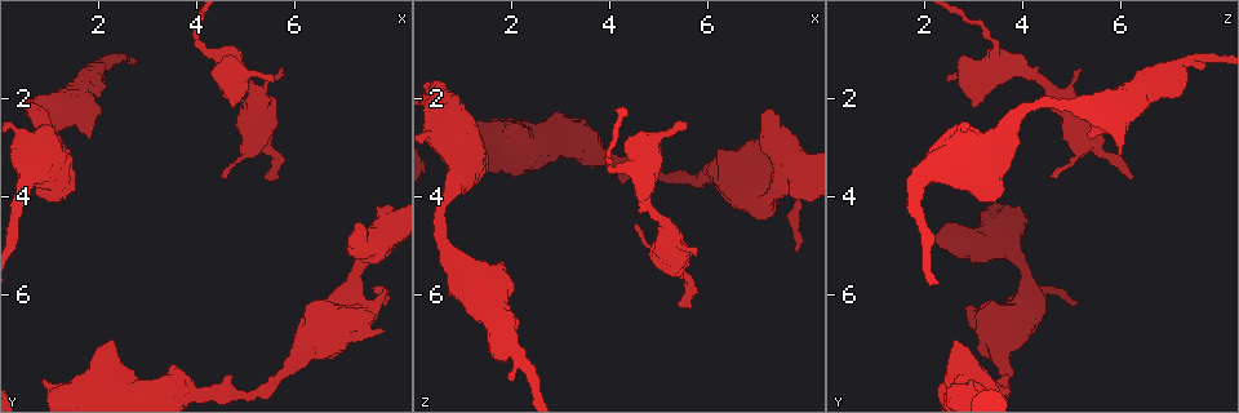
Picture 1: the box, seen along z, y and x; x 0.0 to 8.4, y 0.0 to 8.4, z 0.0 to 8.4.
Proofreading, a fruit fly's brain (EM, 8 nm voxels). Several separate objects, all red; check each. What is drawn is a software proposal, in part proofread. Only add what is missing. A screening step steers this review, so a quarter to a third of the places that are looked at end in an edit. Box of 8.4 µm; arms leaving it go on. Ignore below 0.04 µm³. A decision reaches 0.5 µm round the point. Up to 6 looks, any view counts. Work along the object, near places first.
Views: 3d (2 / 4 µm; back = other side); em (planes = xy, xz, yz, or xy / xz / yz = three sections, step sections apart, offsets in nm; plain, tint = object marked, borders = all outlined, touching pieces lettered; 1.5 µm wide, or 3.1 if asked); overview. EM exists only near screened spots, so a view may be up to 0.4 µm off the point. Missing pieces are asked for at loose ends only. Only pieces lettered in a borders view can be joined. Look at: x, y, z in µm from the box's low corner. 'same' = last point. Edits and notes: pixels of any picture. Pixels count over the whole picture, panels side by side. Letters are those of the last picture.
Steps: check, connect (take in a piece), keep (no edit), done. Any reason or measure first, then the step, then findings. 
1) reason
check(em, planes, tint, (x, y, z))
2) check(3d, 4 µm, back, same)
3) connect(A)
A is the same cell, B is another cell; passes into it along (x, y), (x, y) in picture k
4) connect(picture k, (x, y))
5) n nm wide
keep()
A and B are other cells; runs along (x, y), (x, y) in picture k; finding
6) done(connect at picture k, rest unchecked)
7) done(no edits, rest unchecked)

check(em, planes, borders, (5.50, 3.70, 6.25))

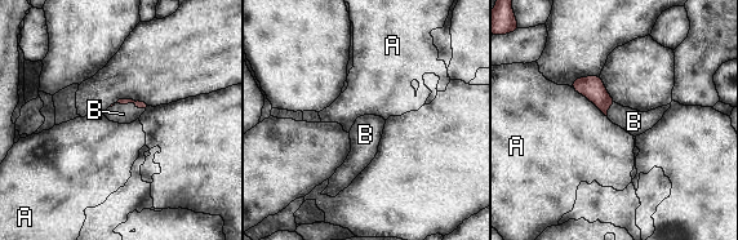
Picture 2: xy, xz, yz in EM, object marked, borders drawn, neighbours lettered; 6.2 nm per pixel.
A touches over 280 nm
connect(B)
B is the same cell, A is another cell; it goes on there

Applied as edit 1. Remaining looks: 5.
an open end
check(3d, 4 µm, (2.30, 6.95, 2.60))

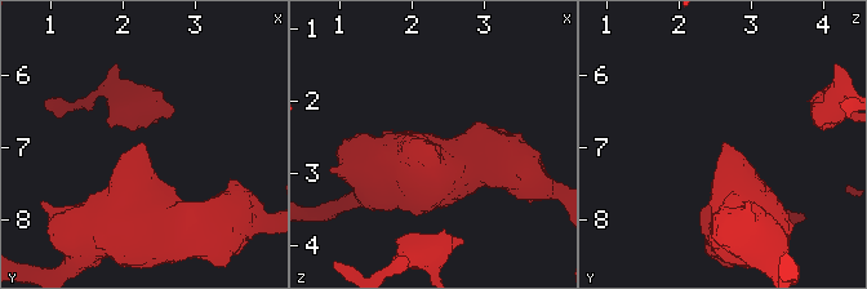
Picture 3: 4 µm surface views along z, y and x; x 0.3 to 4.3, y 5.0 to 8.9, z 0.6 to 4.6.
check(em, yz, step 4, borders, (2.30, 6.95, 2.60))

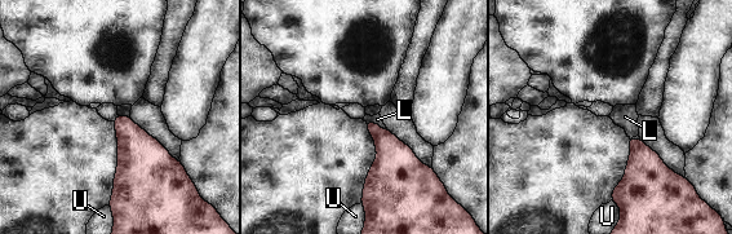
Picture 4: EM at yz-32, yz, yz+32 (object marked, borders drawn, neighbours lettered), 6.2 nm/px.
cut it another way
check(em, xy, step 4, borders, same)

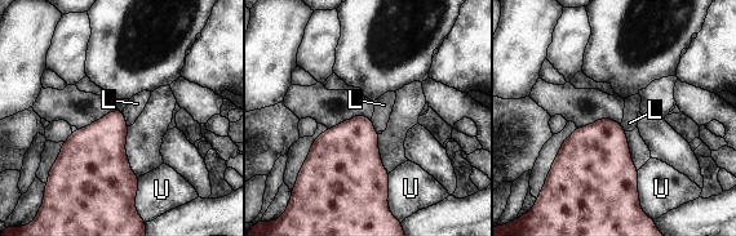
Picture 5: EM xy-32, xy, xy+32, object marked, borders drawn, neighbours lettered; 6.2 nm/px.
keep()
L and U are other cells; border along (122, 111), (127, 127) in picture 5; none of them fits

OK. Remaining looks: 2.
stops while still wide
check(em, 3.1 µm, xz, step 16, tint, (7.00, 6.25, 2.90))

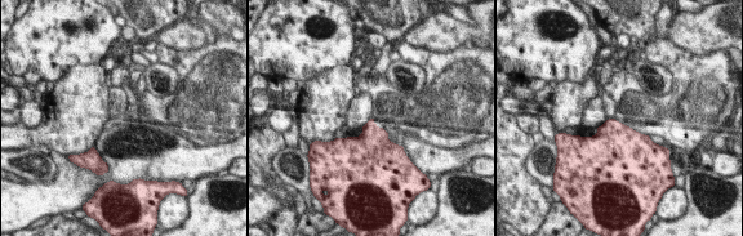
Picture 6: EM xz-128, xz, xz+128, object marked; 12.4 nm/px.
check(em, 3.1 µm, planes, borders, same)

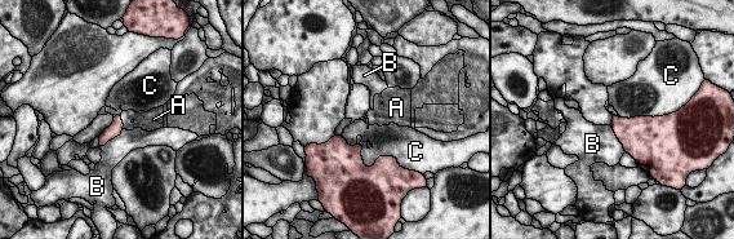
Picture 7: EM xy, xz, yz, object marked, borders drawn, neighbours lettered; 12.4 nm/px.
keep()
A, B and C are other cells; border along (120, 114), (123, 128) in picture 7; no lettered piece goes on from it

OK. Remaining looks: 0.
done(connect at picture 2, rest unchecked)

